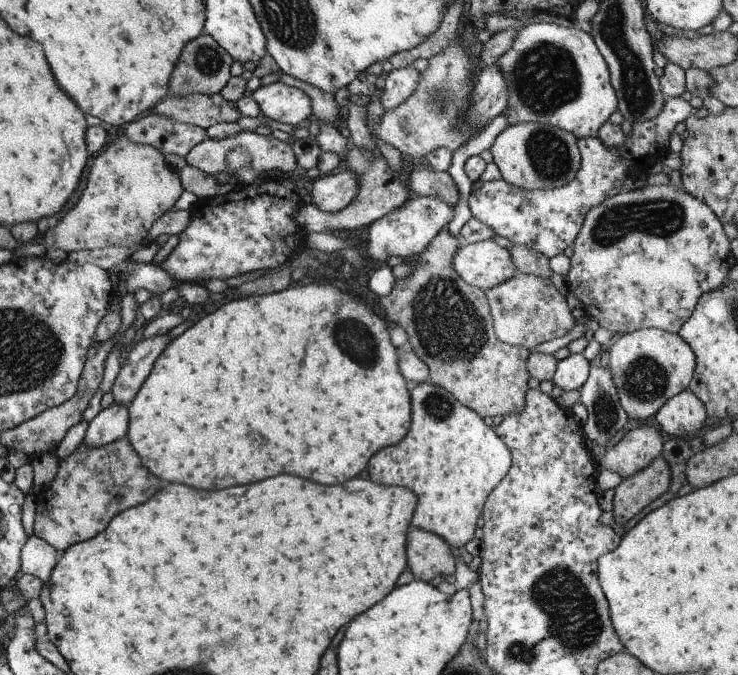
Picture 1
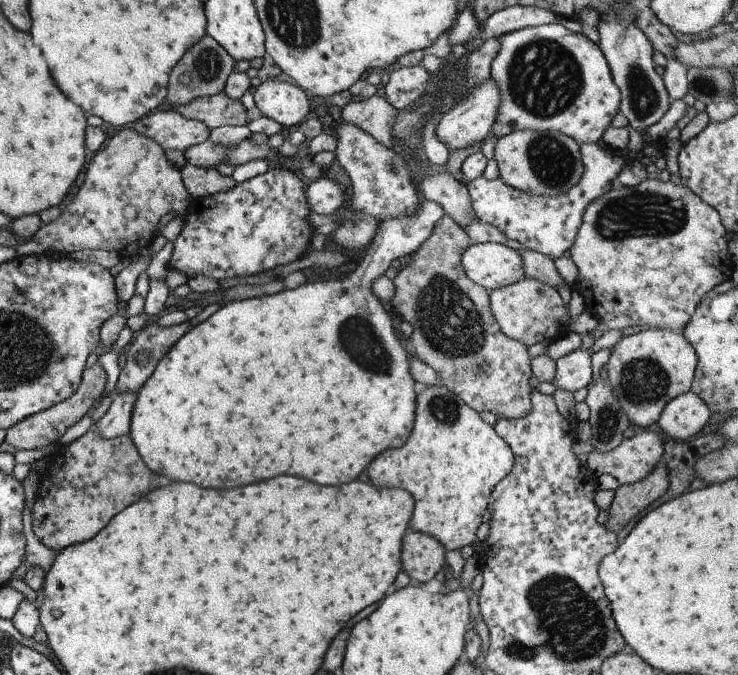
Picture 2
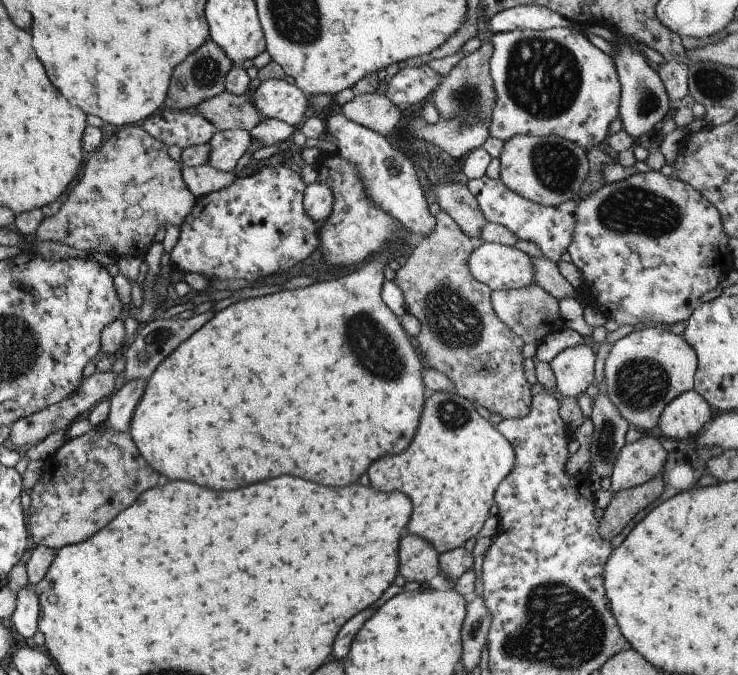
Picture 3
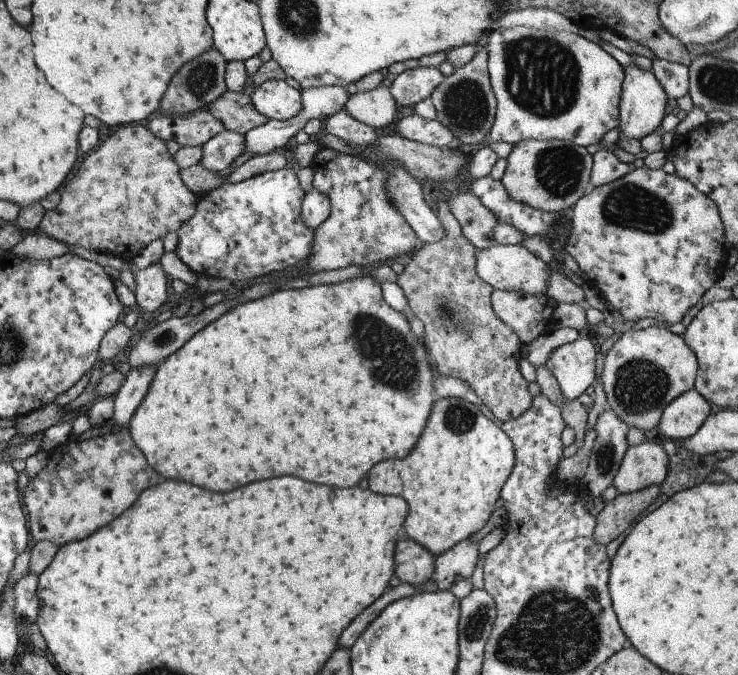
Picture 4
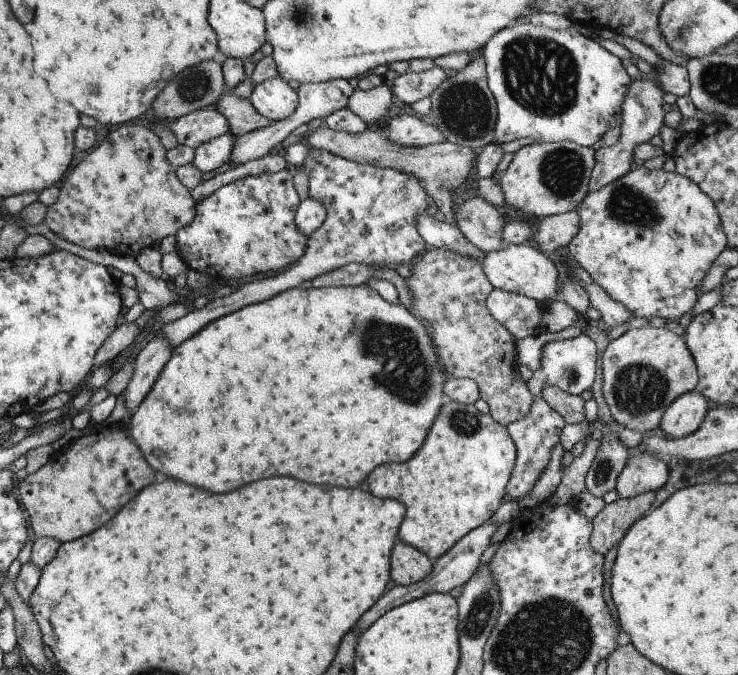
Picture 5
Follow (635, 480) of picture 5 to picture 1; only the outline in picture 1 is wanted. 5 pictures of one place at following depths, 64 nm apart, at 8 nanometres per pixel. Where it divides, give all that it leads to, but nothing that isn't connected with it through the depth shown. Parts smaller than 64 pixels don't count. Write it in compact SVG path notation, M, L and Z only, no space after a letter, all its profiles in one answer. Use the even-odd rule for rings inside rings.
M641 422L641 426L637 428L631 428L629 431L625 431L625 435L617 444L609 447L605 451L605 455L595 460L598 471L603 469L611 470L615 472L621 479L629 477L639 470L642 470L645 466L648 466L656 457L662 452L664 444L664 435L659 432L652 422Z

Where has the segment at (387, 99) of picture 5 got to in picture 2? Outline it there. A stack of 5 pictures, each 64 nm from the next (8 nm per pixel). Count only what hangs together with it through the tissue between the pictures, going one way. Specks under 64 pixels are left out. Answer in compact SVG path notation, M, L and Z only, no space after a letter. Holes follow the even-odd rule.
M377 93L370 98L352 98L342 106L342 118L347 123L358 127L362 132L372 136L378 144L392 150L390 125L397 114Z

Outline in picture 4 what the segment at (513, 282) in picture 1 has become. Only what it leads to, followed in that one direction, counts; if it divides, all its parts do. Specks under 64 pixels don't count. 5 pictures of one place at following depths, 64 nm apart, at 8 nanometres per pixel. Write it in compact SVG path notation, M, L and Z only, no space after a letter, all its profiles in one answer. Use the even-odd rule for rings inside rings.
M493 289L489 304L495 316L513 330L522 344L557 328L551 318L555 303L549 296Z

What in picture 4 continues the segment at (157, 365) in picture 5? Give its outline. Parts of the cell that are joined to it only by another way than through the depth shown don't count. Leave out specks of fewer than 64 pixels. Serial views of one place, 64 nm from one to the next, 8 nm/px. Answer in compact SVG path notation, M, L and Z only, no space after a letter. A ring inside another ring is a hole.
M137 366L126 370L125 382L119 388L119 392L113 395L113 414L112 420L121 427L127 426L132 414L145 394L153 374L157 370L155 366Z

